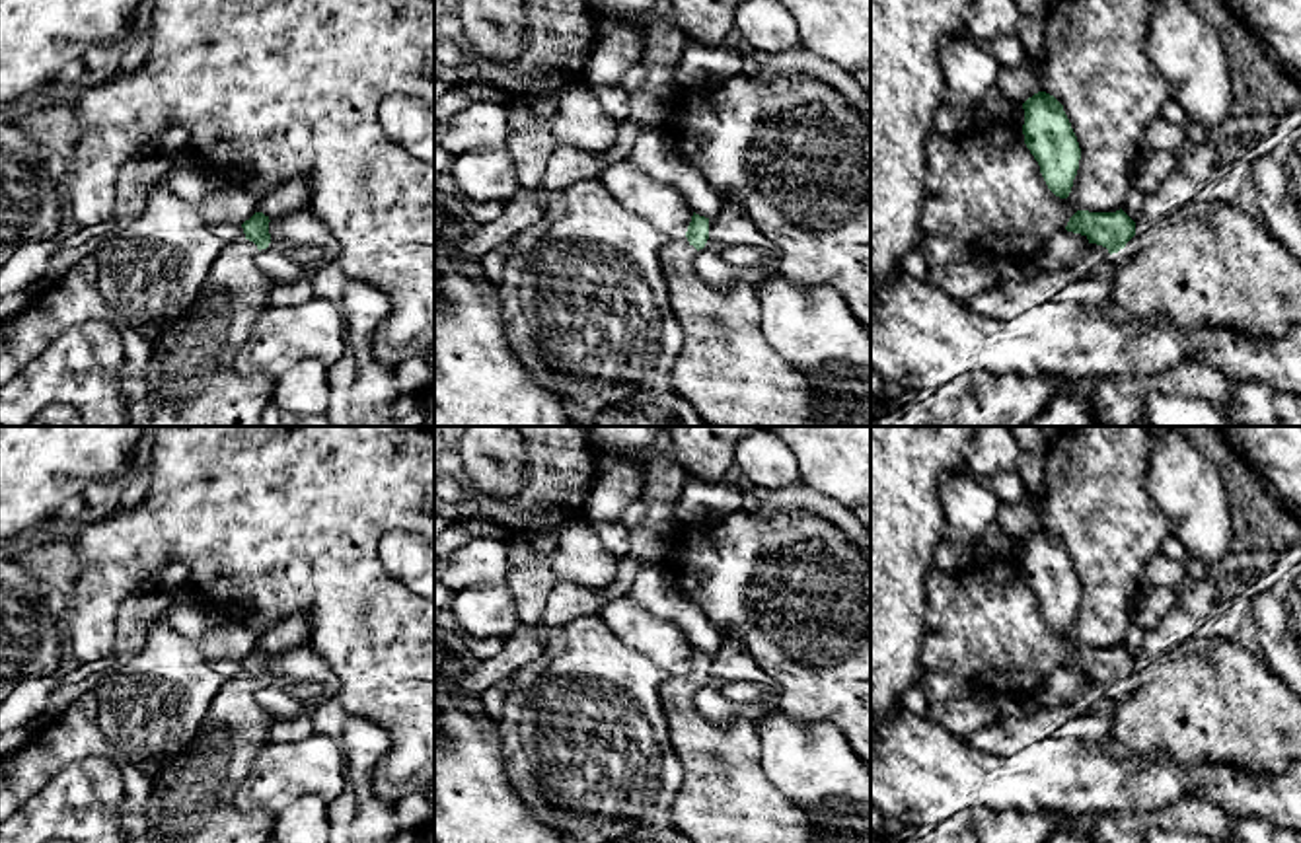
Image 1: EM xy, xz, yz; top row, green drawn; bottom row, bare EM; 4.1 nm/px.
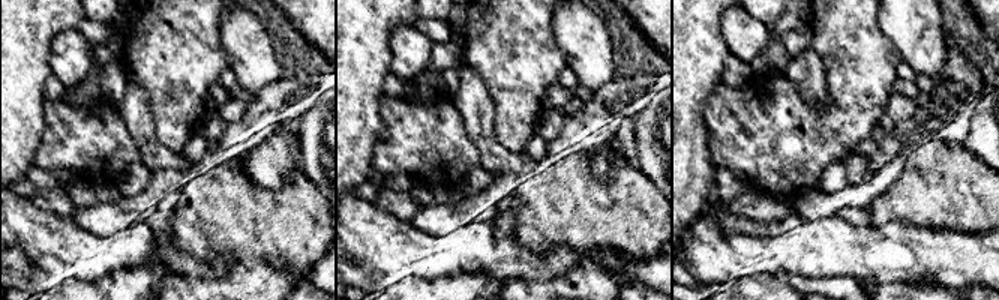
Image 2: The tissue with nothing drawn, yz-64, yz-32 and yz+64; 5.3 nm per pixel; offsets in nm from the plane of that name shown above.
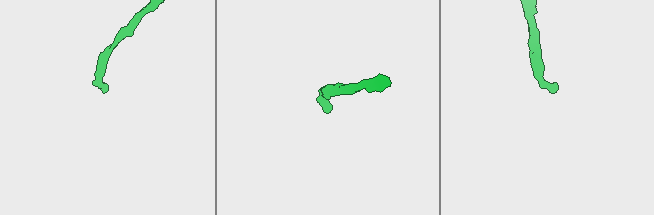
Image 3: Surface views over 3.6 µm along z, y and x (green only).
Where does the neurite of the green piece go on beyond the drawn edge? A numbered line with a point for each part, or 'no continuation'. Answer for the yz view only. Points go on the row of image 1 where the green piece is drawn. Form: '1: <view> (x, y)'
1: yz (1210, 263)

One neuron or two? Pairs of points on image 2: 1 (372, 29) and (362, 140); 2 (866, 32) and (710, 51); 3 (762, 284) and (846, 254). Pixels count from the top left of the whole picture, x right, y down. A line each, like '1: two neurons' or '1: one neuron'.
1: one neuron
2: two neurons
3: two neurons

